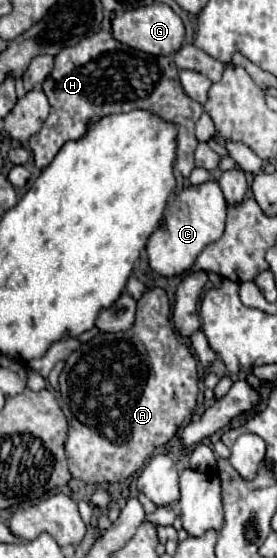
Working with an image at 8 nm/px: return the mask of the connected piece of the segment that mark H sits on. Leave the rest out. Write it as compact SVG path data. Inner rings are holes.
M97 31L85 39L81 39L73 47L61 49L55 55L55 67L51 75L43 81L43 93L49 99L51 111L45 119L41 131L29 139L29 147L33 151L35 165L39 169L47 167L65 141L79 139L85 135L89 121L99 119L111 113L125 113L133 109L147 109L151 113L161 115L167 121L179 125L179 145L177 145L177 161L175 169L181 171L183 177L189 177L195 169L193 153L197 149L195 123L203 113L203 107L193 101L179 83L179 69L173 65L171 57L149 55L135 51L121 41L113 39L109 31Z

